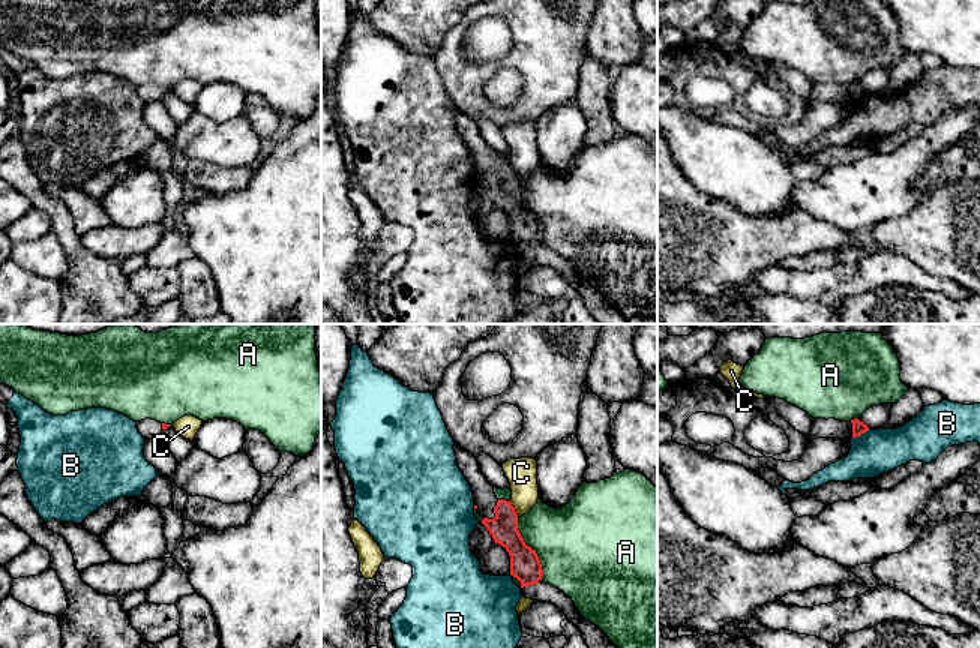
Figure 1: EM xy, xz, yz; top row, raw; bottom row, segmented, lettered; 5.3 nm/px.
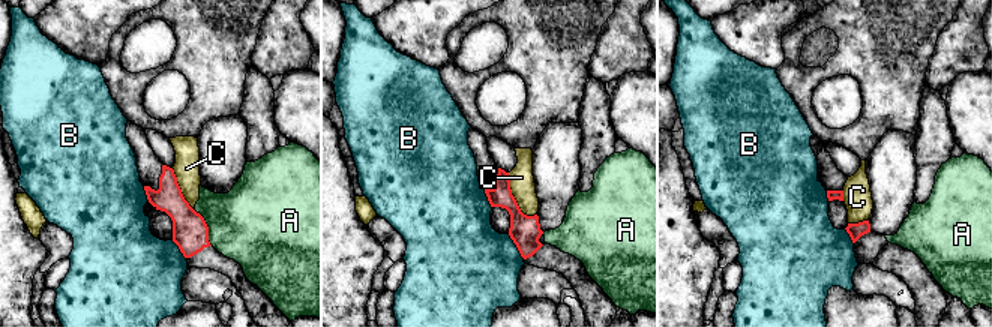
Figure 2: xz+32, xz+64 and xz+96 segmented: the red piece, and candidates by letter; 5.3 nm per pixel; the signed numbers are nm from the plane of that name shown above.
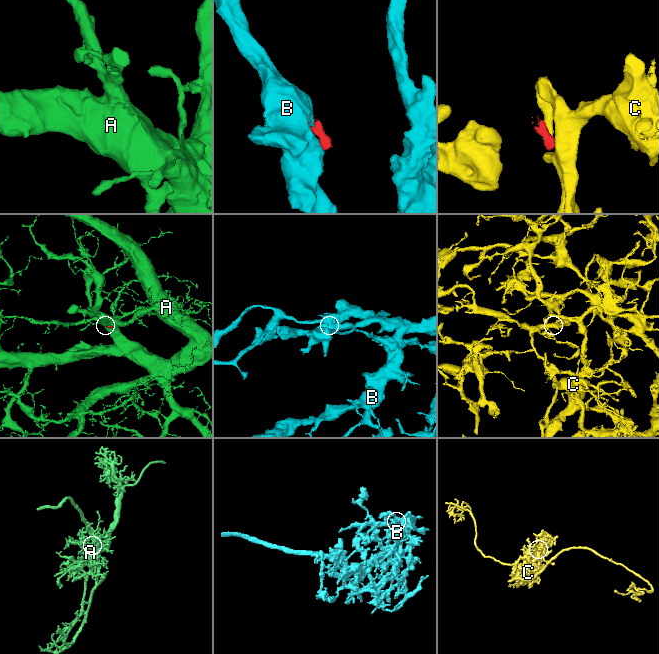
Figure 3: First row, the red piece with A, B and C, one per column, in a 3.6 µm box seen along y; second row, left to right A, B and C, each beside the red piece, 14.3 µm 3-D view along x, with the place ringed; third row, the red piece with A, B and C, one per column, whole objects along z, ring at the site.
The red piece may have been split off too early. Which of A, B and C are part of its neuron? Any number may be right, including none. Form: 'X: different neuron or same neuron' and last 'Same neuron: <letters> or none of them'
A: different neuron
B: different neuron
C: different neuron
Same neuron: none of them

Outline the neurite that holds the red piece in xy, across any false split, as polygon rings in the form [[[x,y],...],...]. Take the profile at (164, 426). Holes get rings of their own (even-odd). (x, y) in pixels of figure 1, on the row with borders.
[[[152,418],[137,422],[137,429],[144,440],[161,436],[161,434],[171,424],[165,424]]]

